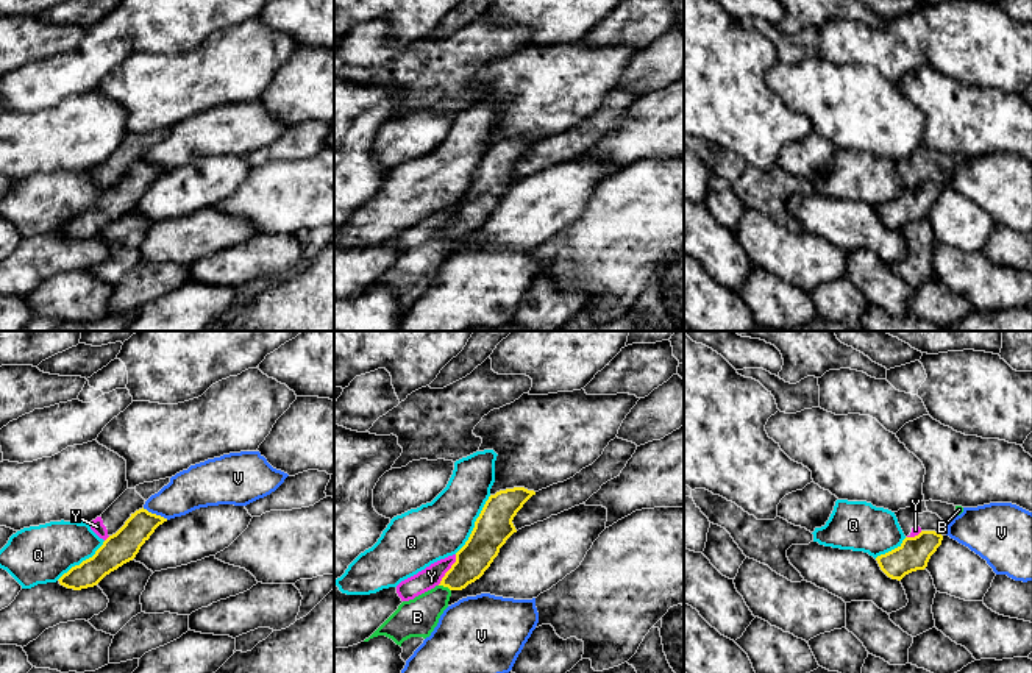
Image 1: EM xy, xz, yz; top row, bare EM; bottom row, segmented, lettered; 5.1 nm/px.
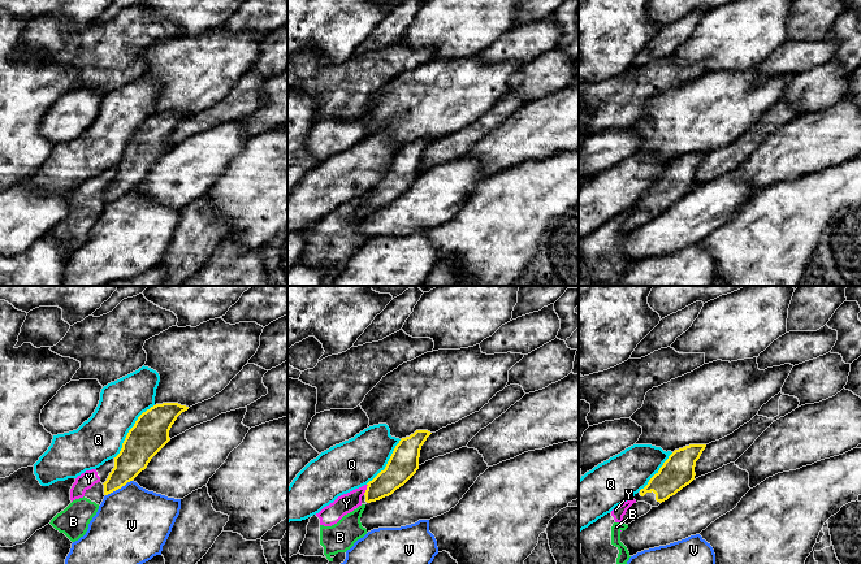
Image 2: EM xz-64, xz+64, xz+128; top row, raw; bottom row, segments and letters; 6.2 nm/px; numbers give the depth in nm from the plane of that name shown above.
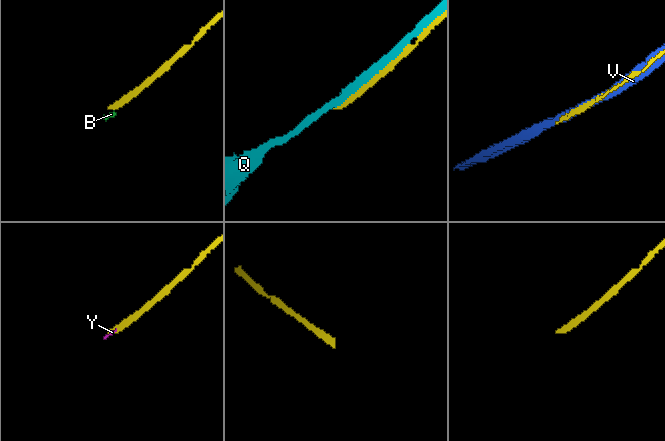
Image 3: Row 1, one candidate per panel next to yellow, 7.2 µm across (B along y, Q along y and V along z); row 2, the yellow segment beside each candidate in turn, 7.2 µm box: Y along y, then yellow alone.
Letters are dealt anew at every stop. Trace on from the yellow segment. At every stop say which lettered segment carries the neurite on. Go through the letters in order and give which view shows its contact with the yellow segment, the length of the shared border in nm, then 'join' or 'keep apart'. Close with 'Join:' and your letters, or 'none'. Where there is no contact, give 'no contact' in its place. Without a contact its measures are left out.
B: xz | 70 nm | keep apart
Q: xz | 360 nm | keep apart
V: xy | 150 nm | keep apart
Y: xz | 190 nm | keep apart
Join: none

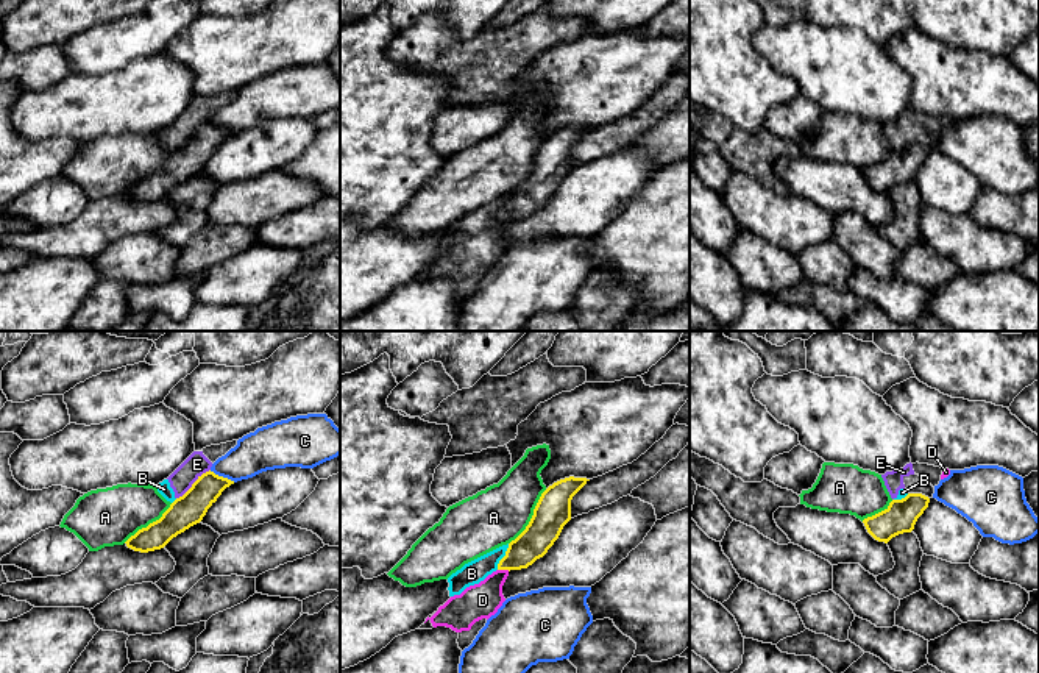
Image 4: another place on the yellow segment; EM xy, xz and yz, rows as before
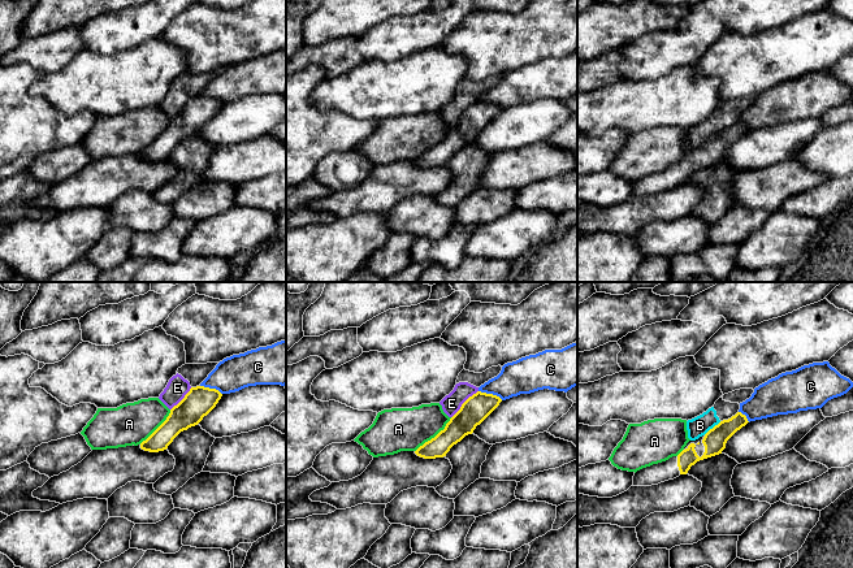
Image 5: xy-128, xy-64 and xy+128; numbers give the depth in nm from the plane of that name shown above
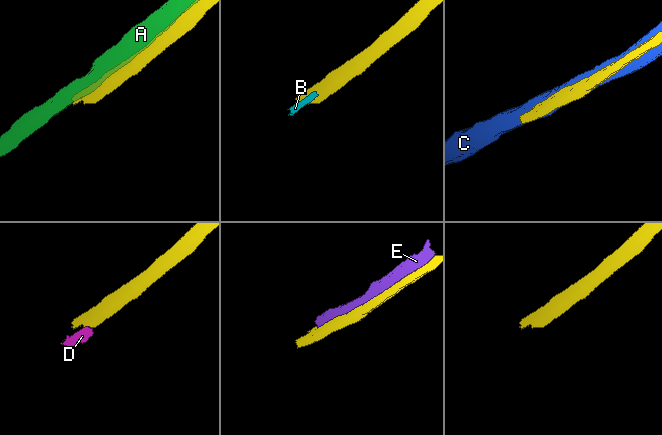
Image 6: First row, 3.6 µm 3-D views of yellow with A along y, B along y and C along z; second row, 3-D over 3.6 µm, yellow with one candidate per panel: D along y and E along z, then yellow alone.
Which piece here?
A: xz | 340 nm | keep apart
B: xz | 150 nm | keep apart
C: xy | 150 nm | keep apart
D: xz | 60 nm | keep apart
E: xy | 240 nm | keep apart
Join: none

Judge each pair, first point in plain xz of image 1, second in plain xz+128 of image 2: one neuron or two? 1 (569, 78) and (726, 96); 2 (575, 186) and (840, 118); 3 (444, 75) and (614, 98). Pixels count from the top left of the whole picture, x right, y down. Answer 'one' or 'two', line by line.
1: one
2: two
3: one

